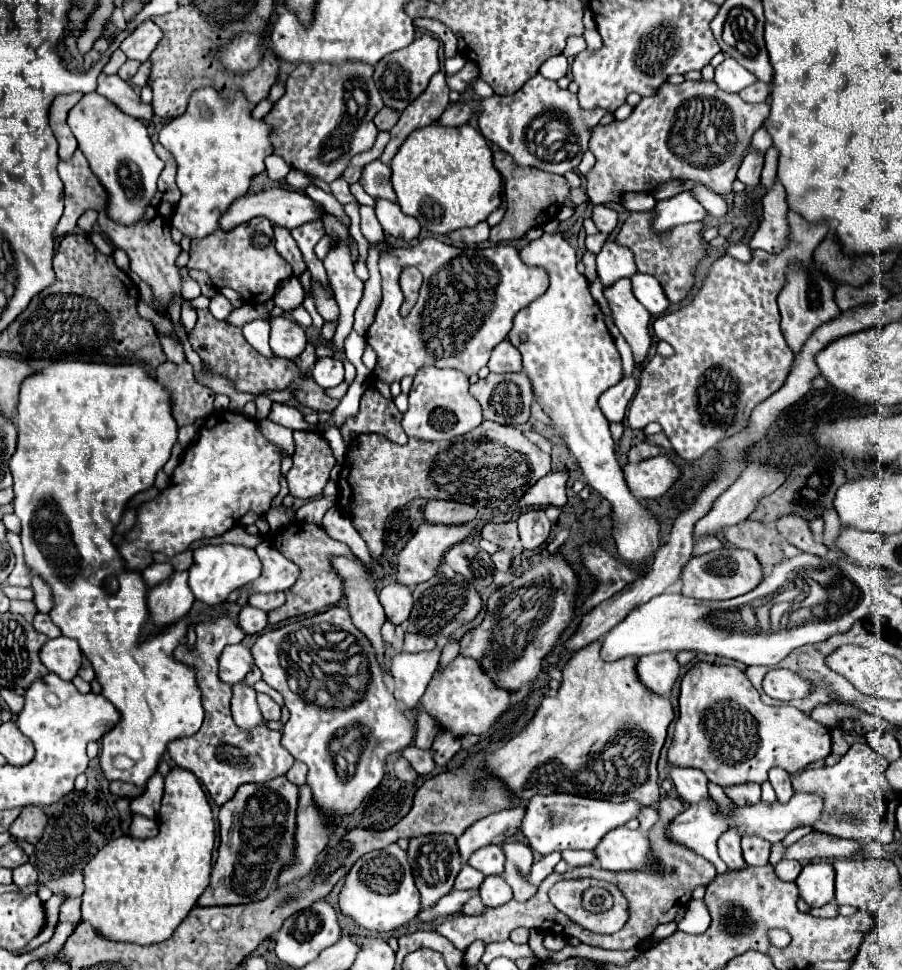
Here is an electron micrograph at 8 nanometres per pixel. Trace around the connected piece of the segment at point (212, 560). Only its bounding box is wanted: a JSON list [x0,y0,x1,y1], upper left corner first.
[189,544,261,604]

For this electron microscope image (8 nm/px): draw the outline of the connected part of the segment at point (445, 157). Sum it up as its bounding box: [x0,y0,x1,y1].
[391,124,503,234]

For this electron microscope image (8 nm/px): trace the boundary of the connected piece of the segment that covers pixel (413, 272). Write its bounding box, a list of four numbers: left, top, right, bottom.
[401,268,421,314]

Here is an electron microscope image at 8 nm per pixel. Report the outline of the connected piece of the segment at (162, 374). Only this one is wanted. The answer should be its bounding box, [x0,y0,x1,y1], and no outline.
[155,362,213,426]

